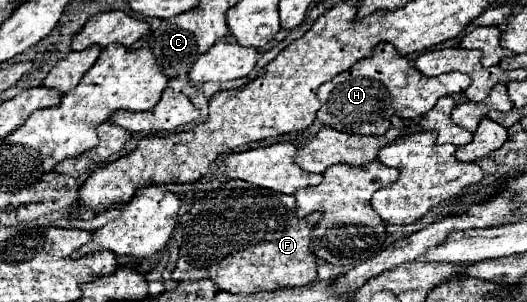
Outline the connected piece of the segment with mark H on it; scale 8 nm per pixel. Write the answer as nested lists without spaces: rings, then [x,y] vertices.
[[[382,42],[382,44],[376,46],[376,52],[370,58],[360,60],[356,66],[352,66],[350,70],[334,76],[330,82],[324,82],[318,88],[318,100],[322,104],[320,110],[318,110],[318,120],[324,126],[336,128],[338,132],[360,134],[360,136],[380,136],[380,134],[384,134],[390,128],[390,118],[392,116],[400,116],[400,118],[424,116],[426,112],[430,112],[430,108],[434,108],[438,98],[466,92],[470,82],[472,82],[470,76],[468,74],[460,74],[460,72],[448,72],[448,74],[440,74],[436,78],[428,78],[422,72],[418,72],[408,62],[408,58],[400,56],[392,44]]]

